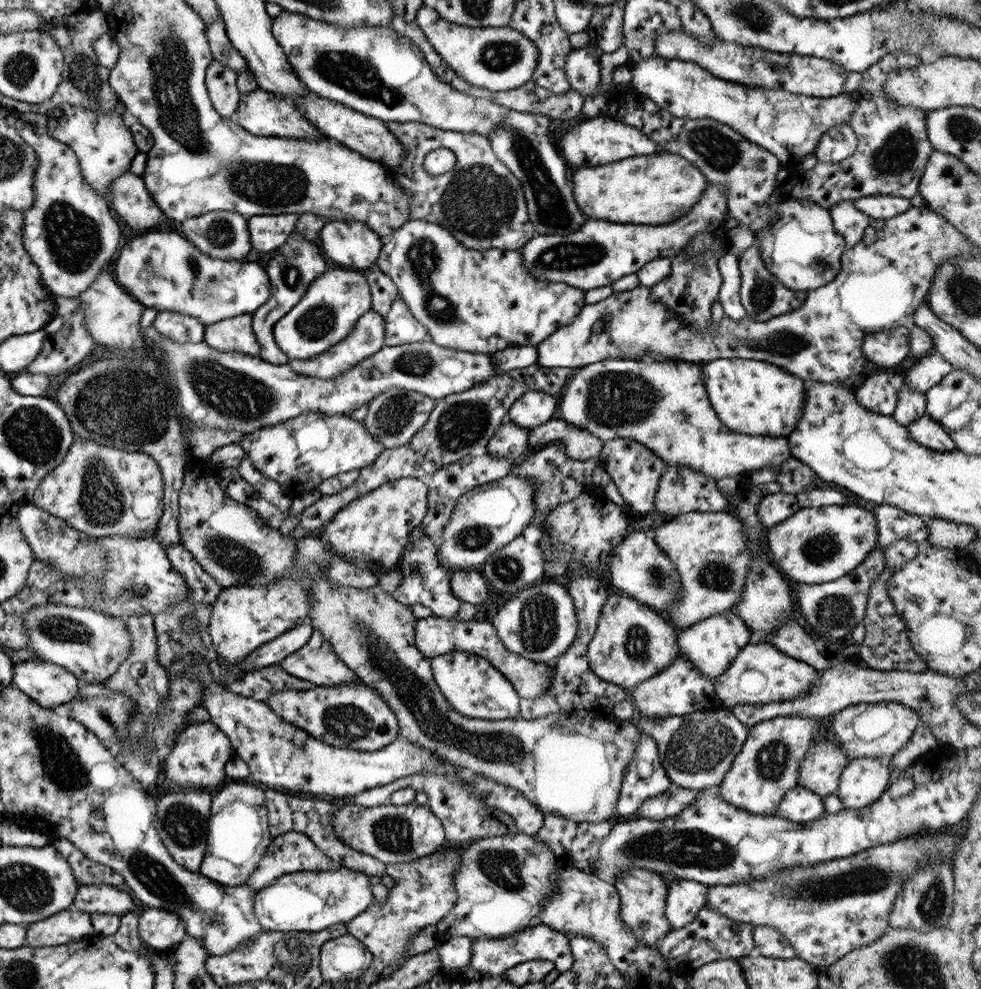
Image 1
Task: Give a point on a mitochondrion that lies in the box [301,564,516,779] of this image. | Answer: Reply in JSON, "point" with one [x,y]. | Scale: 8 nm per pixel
{"point":[352,722]}

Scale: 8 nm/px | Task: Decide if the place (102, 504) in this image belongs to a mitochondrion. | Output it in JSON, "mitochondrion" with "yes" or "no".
{"mitochondrion":"yes"}

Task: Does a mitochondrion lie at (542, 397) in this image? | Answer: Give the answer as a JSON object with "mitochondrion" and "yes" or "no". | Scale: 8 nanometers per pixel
{"mitochondrion":"no"}

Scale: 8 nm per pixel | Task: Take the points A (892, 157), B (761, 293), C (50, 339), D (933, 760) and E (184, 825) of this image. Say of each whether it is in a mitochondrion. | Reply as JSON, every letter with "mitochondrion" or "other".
{"A":"mitochondrion","B":"mitochondrion","C":"other","D":"other","E":"mitochondrion"}

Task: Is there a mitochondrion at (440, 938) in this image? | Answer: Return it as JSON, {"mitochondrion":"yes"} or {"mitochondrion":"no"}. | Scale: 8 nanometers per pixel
{"mitochondrion":"no"}

